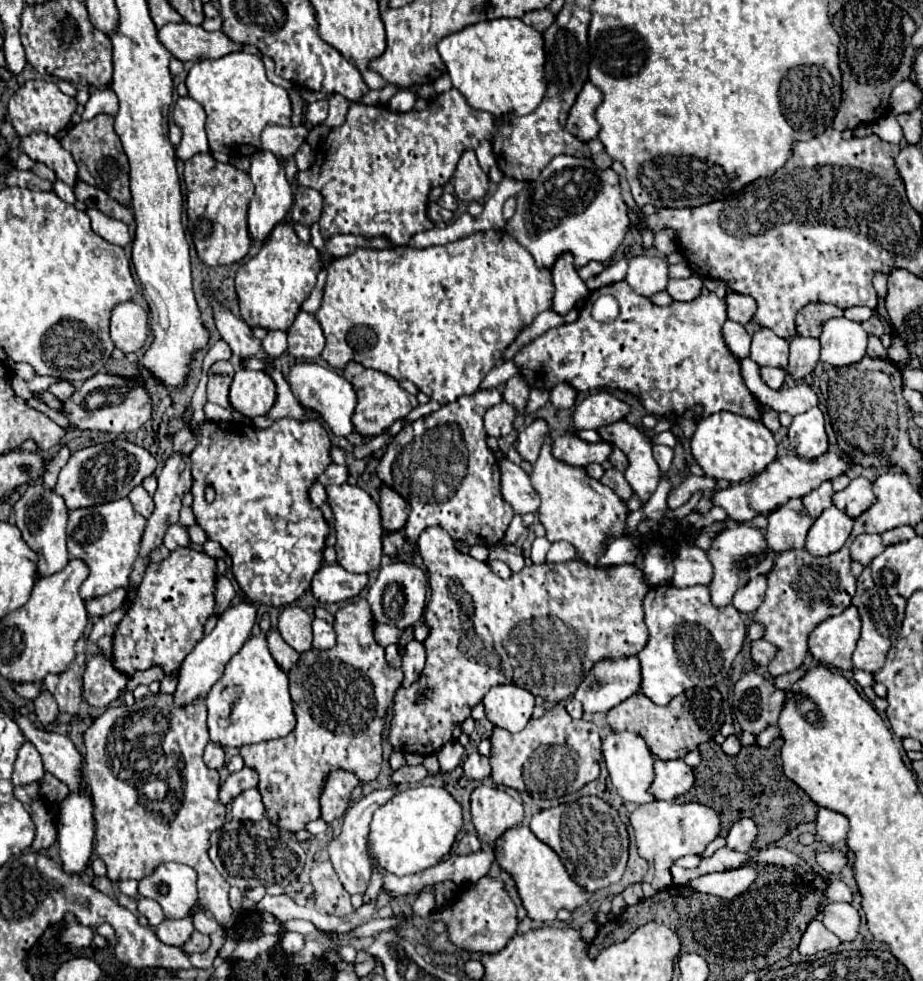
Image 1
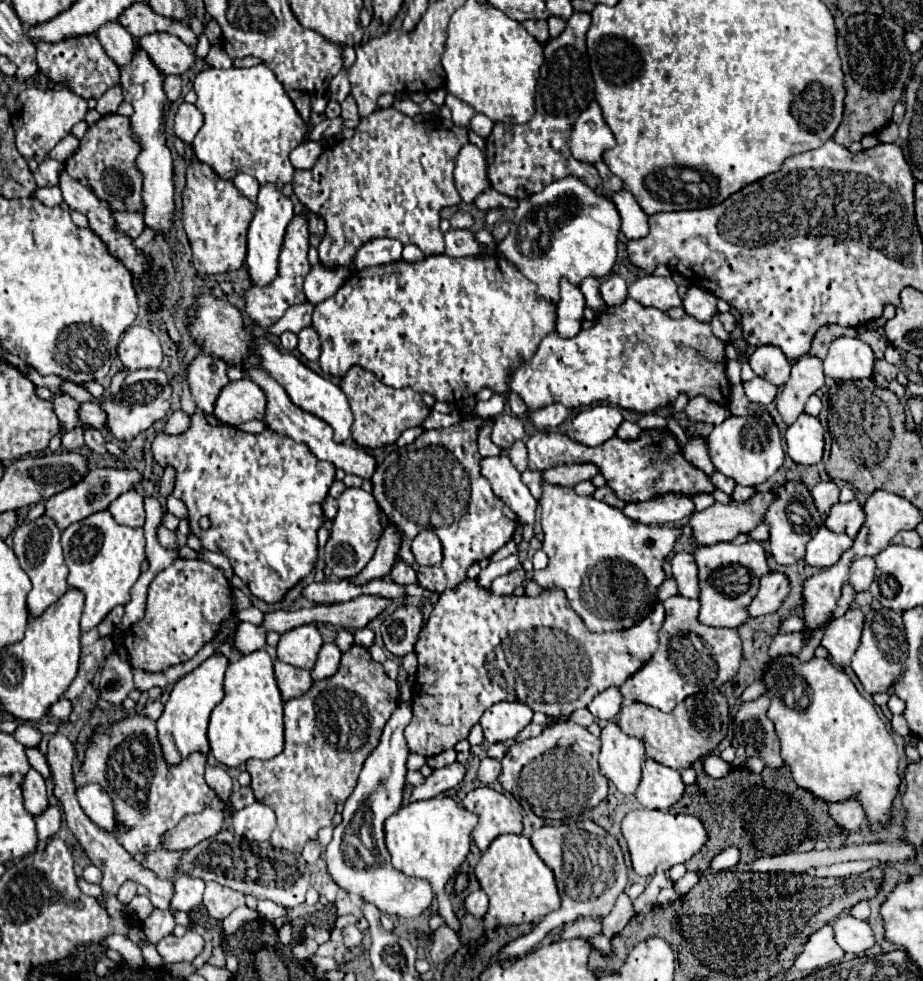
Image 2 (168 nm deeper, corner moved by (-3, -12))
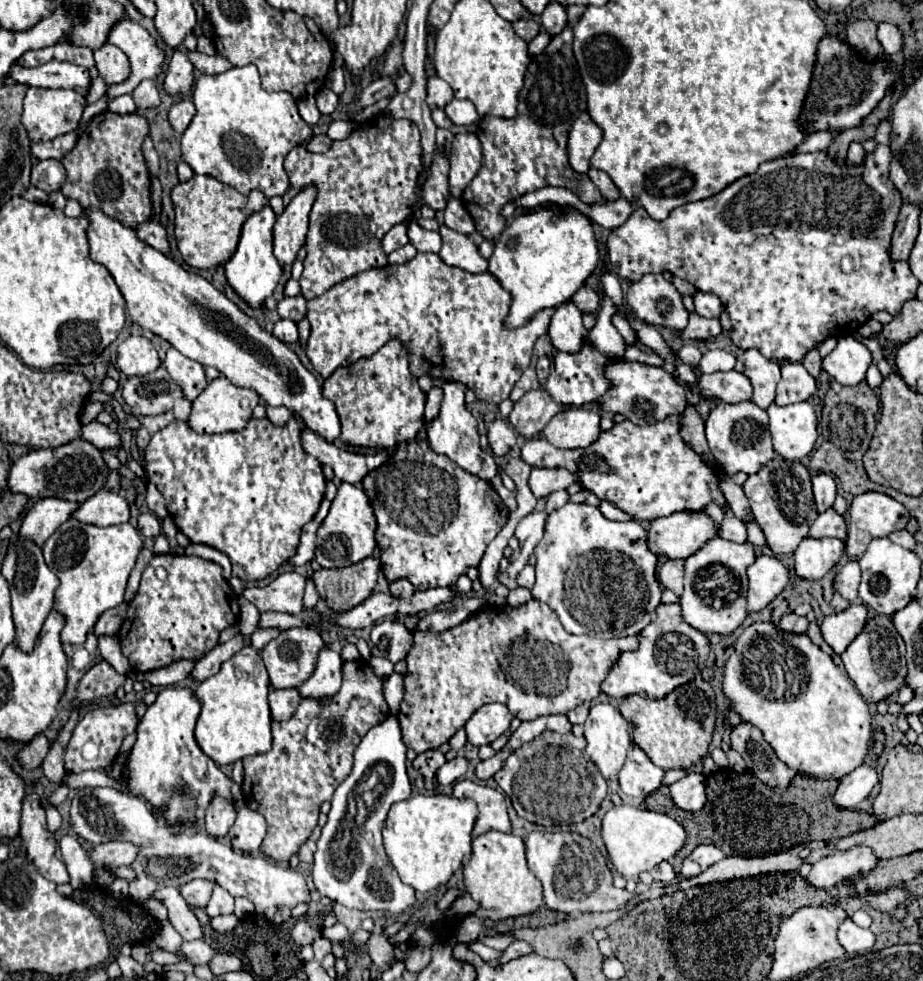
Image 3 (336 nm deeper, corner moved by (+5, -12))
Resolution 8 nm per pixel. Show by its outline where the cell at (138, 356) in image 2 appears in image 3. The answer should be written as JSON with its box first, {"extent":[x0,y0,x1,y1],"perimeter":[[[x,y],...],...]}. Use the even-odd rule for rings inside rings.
{"extent":[117,336,161,376],"perimeter":[[[129,336],[117,348],[117,368],[125,376],[145,376],[161,364],[155,346],[143,336]]]}

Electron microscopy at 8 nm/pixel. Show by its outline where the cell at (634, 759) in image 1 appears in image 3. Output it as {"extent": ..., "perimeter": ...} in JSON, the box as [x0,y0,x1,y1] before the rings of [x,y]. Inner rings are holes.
{"extent":[585,704,631,780],"perimeter":[[[595,704],[585,722],[587,756],[595,762],[605,780],[617,780],[631,748],[629,724],[611,704]]]}

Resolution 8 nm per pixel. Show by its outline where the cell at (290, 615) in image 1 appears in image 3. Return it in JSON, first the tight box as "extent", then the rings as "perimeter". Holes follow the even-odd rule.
{"extent":[263,628,325,688],"perimeter":[[[289,628],[271,640],[263,650],[263,662],[269,672],[269,682],[275,688],[297,688],[315,670],[315,656],[325,646],[323,638],[313,628]]]}

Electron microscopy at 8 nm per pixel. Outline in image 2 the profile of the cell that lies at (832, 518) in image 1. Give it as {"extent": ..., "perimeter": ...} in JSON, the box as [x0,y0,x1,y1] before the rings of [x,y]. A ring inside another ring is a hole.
{"extent":[805,526,853,568],"perimeter":[[[821,526],[819,532],[809,540],[805,562],[815,568],[829,568],[839,562],[841,554],[853,546],[853,540],[847,534],[835,534],[829,528]]]}

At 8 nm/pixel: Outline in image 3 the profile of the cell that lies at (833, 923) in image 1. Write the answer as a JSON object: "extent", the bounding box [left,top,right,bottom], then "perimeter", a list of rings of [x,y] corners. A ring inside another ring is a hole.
{"extent":[837,918,875,954],"perimeter":[[[847,918],[839,924],[837,938],[839,938],[839,944],[845,948],[845,952],[849,952],[849,954],[865,954],[875,944],[873,932],[857,926],[851,918]]]}

